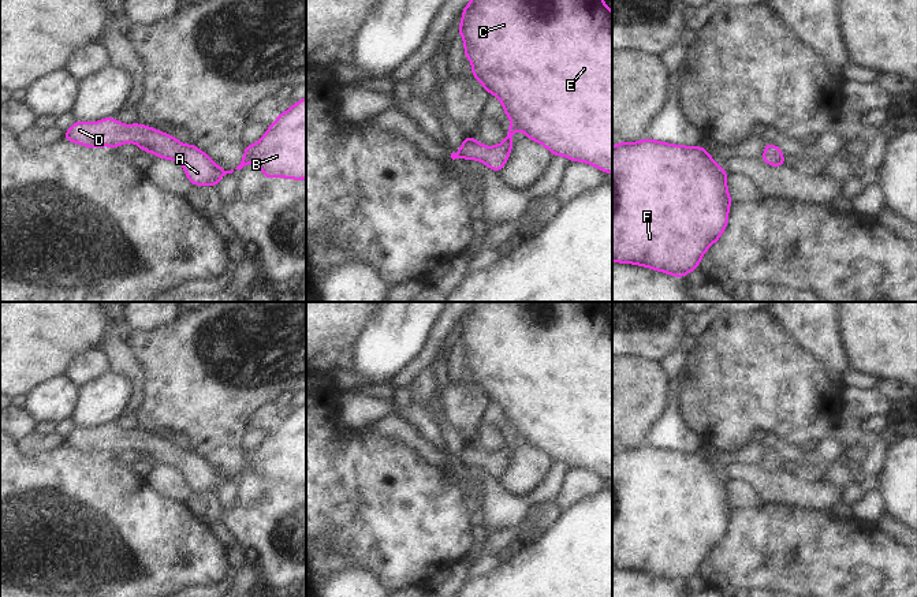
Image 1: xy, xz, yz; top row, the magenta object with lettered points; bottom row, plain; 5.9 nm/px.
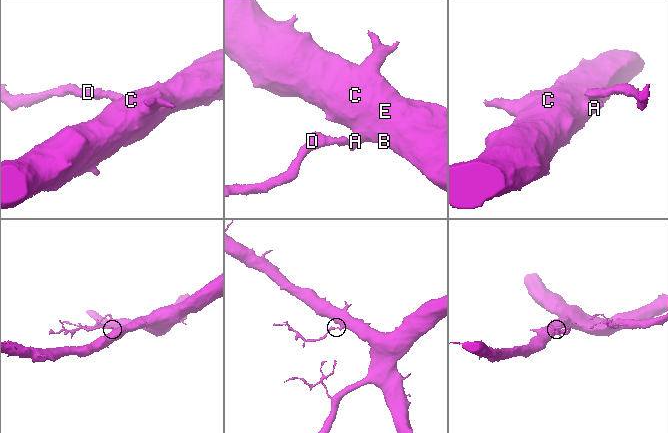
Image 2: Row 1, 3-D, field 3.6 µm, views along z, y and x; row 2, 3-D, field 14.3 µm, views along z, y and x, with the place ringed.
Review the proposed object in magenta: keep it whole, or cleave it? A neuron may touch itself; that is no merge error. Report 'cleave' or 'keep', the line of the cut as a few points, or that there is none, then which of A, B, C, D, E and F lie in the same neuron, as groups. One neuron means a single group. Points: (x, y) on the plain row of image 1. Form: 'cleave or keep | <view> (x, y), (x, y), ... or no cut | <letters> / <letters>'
keep | no cut | A B C D E F

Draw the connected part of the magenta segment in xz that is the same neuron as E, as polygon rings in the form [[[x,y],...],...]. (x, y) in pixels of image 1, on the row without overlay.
[[[473,302],[462,314],[458,340],[463,343],[465,365],[471,366],[471,381],[496,402],[503,410],[503,418],[511,425],[506,445],[495,452],[484,452],[473,443],[465,443],[461,455],[451,459],[451,464],[467,464],[482,467],[488,474],[500,478],[512,455],[512,439],[521,436],[532,447],[544,451],[552,462],[566,462],[569,467],[592,470],[601,478],[612,480],[612,318],[601,302]]]

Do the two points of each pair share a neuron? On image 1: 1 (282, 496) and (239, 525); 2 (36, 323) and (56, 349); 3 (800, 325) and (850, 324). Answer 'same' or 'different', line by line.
1: same
2: same
3: different

